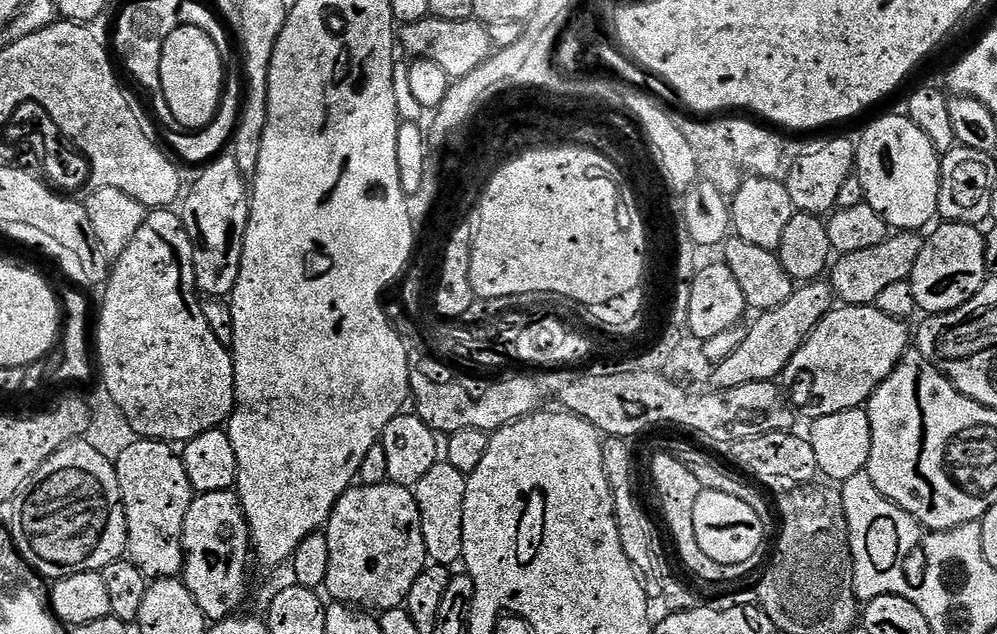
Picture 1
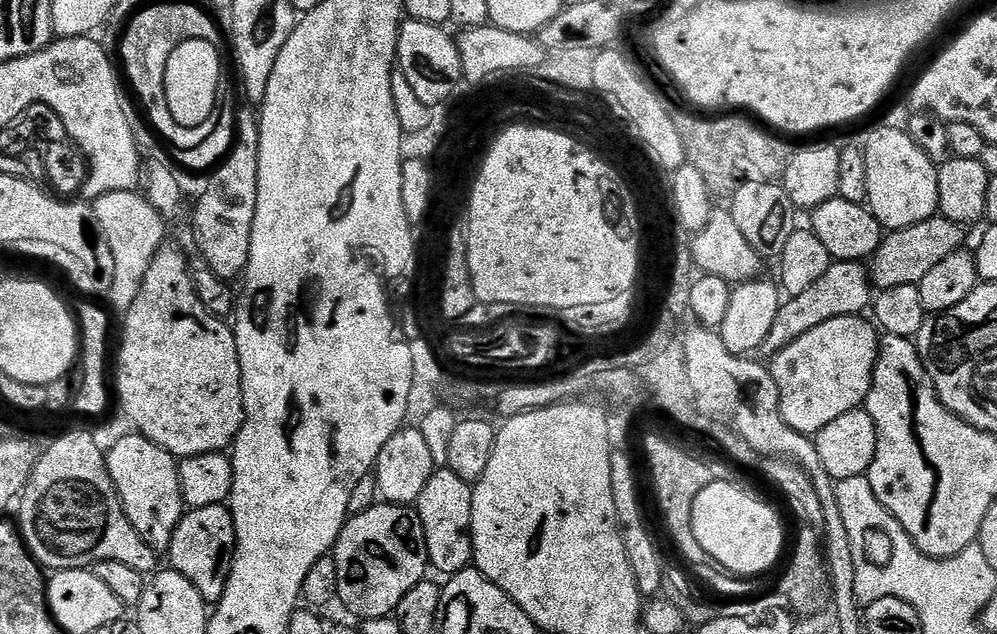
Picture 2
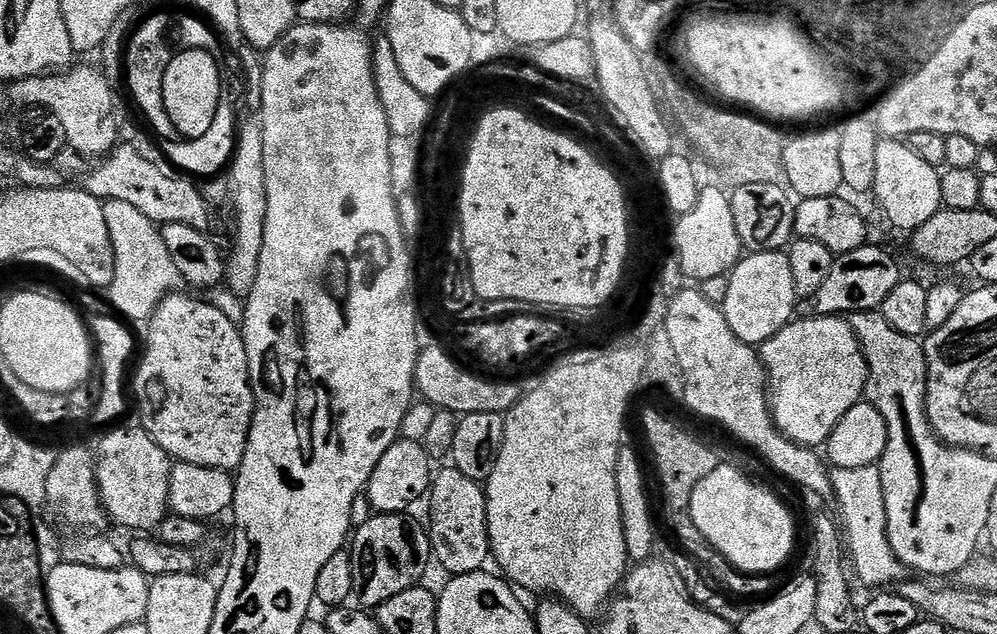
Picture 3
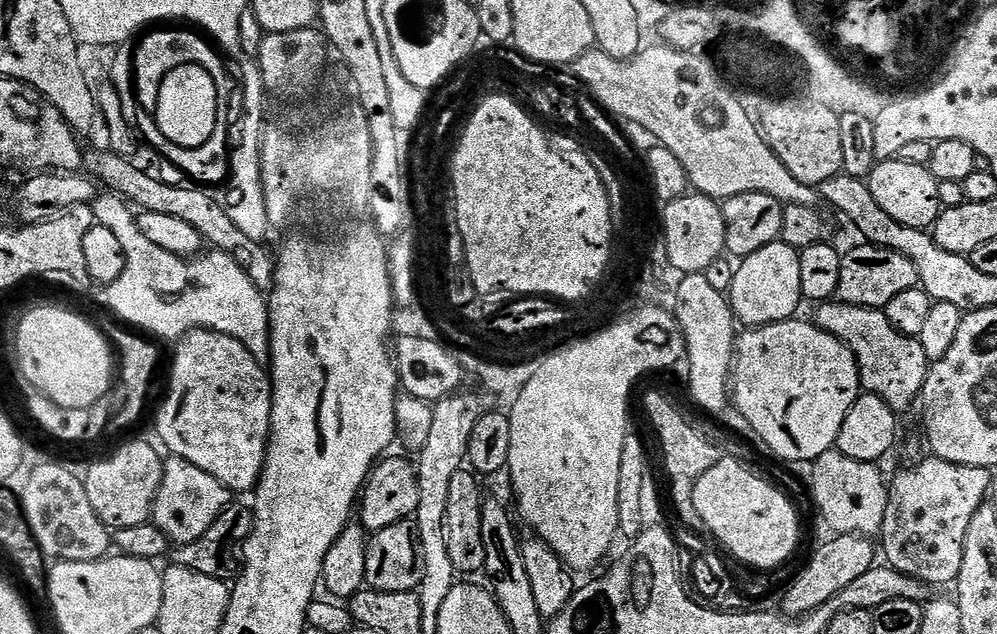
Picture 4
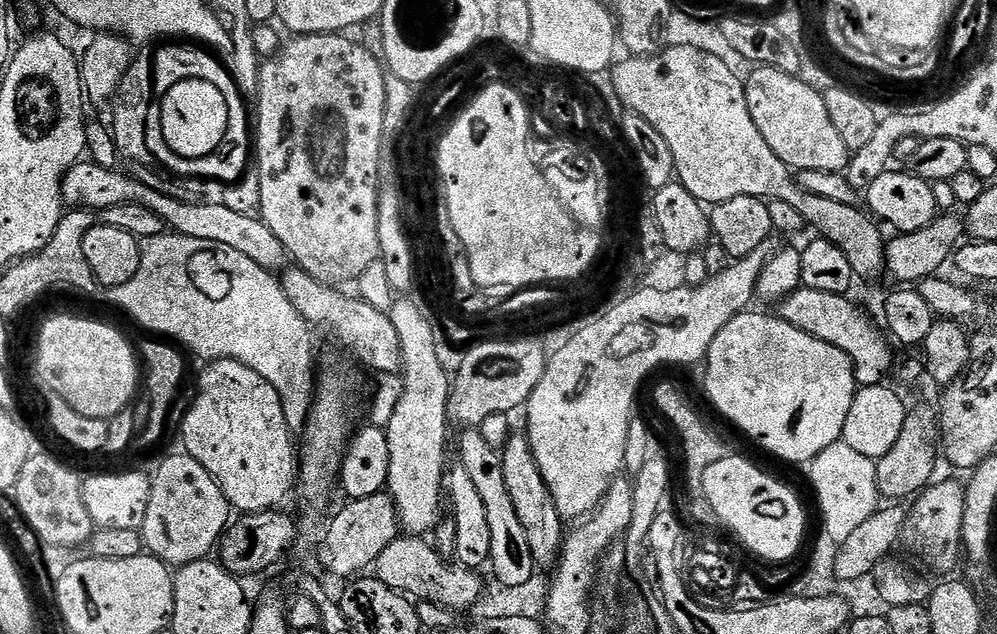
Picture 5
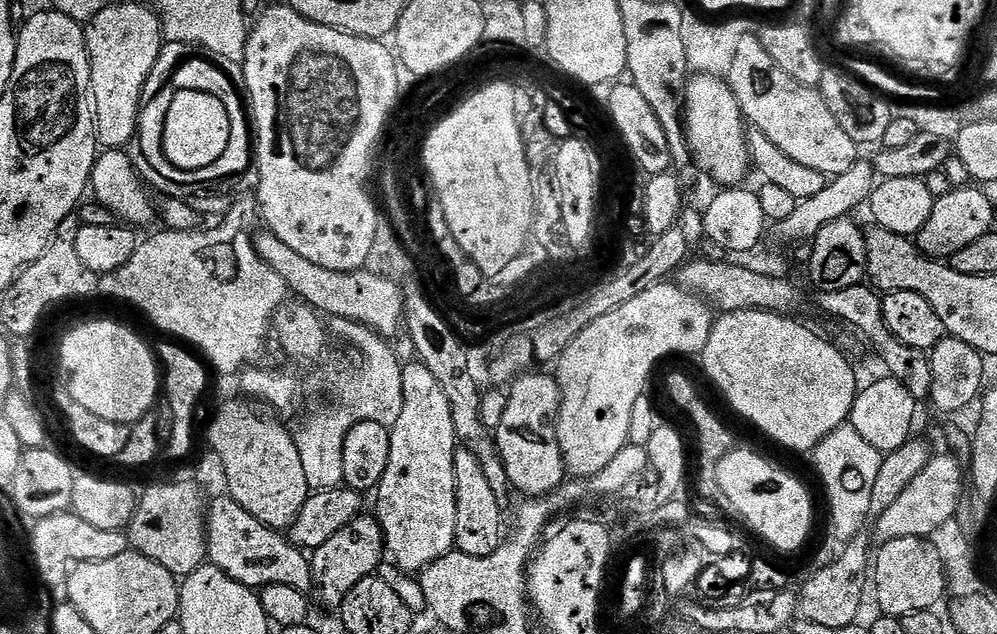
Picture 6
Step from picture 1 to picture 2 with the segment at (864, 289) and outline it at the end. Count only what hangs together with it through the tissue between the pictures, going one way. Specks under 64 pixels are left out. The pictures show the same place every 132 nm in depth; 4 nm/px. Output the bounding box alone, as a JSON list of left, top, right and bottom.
[870,214,965,289]

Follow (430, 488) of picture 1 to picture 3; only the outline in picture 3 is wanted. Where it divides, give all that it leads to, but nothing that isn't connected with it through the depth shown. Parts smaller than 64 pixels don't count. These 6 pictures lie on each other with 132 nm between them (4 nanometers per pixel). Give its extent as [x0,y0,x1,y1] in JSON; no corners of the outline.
[426,466,489,577]

